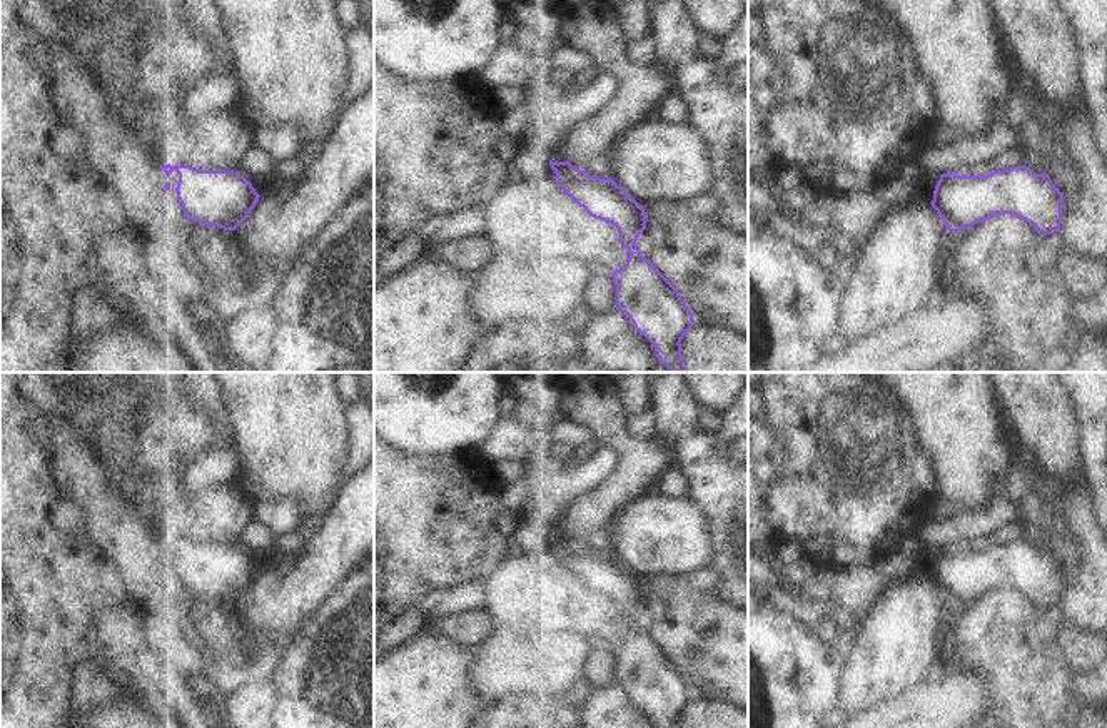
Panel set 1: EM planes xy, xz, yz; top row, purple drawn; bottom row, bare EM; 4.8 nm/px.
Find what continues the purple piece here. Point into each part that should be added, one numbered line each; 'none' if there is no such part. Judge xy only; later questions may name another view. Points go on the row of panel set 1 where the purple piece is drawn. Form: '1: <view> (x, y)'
none

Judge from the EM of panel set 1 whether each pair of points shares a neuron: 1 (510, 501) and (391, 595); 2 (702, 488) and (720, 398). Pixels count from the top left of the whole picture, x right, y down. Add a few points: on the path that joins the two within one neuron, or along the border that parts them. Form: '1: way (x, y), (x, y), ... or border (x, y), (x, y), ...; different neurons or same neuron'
1: border (498, 475), (496, 486), (505, 508); different neurons
2: border (692, 389), (705, 409); different neurons

